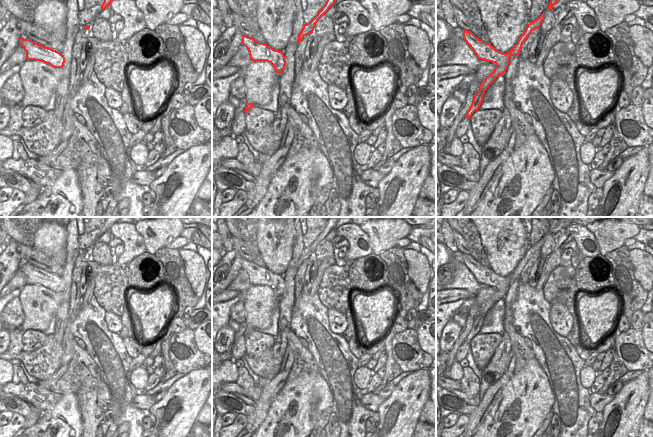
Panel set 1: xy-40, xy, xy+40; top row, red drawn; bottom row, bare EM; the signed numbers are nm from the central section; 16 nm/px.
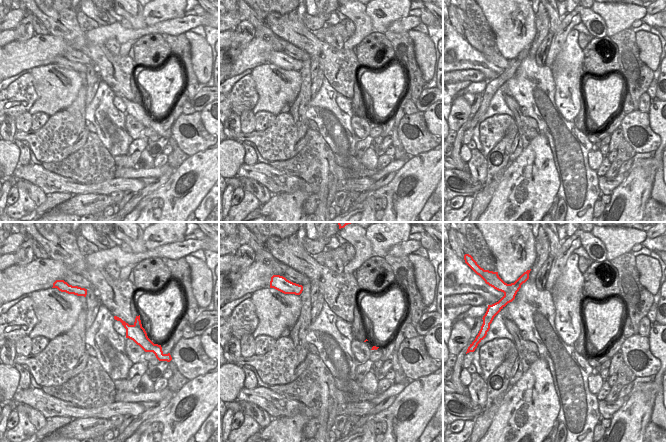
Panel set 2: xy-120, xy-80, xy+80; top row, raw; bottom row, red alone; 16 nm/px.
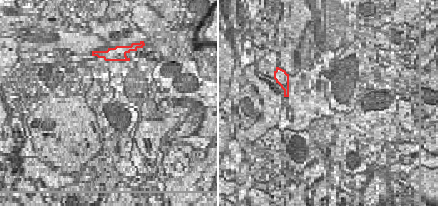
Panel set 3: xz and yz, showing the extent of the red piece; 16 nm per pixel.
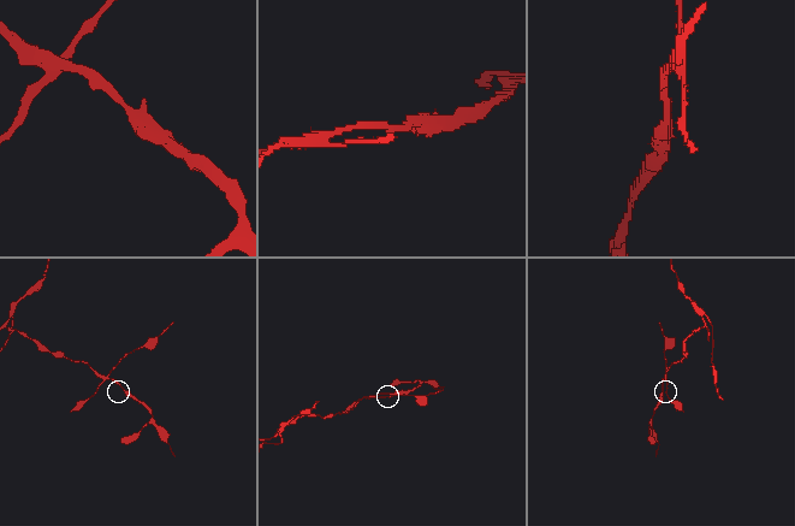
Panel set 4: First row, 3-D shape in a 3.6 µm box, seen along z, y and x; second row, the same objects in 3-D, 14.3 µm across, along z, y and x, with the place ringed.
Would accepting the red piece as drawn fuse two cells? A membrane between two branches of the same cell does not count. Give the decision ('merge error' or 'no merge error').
merge error

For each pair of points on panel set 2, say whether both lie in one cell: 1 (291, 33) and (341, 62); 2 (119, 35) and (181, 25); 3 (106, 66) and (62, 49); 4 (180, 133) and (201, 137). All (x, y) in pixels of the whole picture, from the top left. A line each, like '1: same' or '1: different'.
1: same
2: same
3: different
4: same

